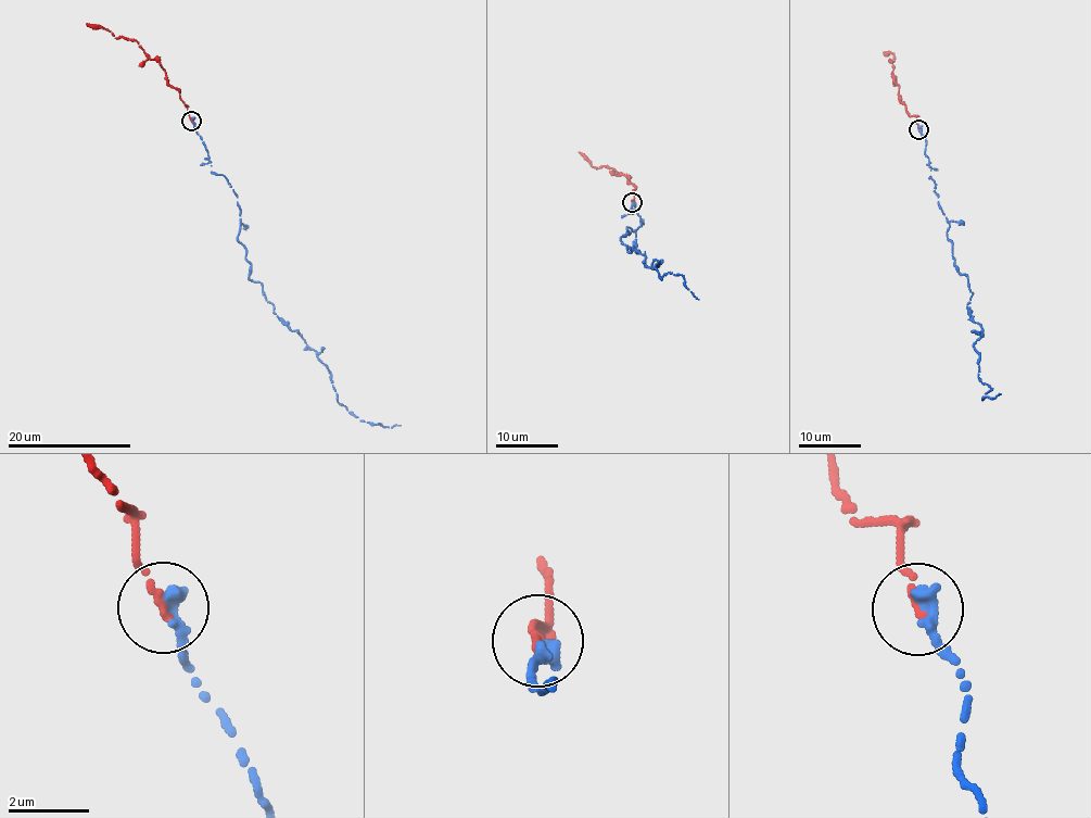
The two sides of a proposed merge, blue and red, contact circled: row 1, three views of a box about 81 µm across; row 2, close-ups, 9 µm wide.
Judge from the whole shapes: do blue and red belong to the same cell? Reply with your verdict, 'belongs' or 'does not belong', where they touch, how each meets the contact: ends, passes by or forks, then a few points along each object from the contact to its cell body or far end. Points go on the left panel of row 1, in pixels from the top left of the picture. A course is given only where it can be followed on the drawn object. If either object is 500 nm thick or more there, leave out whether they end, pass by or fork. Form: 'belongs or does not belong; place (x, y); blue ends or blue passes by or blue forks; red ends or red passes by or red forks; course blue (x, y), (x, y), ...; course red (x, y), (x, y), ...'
belongs; place (191, 121); blue ends; red ends; course blue (192, 120), (211, 172), (237, 196), (249, 278), (316, 352), (337, 401), (360, 420), (401, 425); course red (192, 120), (178, 90), (166, 82), (165, 71), (136, 41), (122, 36), (115, 38), (102, 27), (87, 23)

